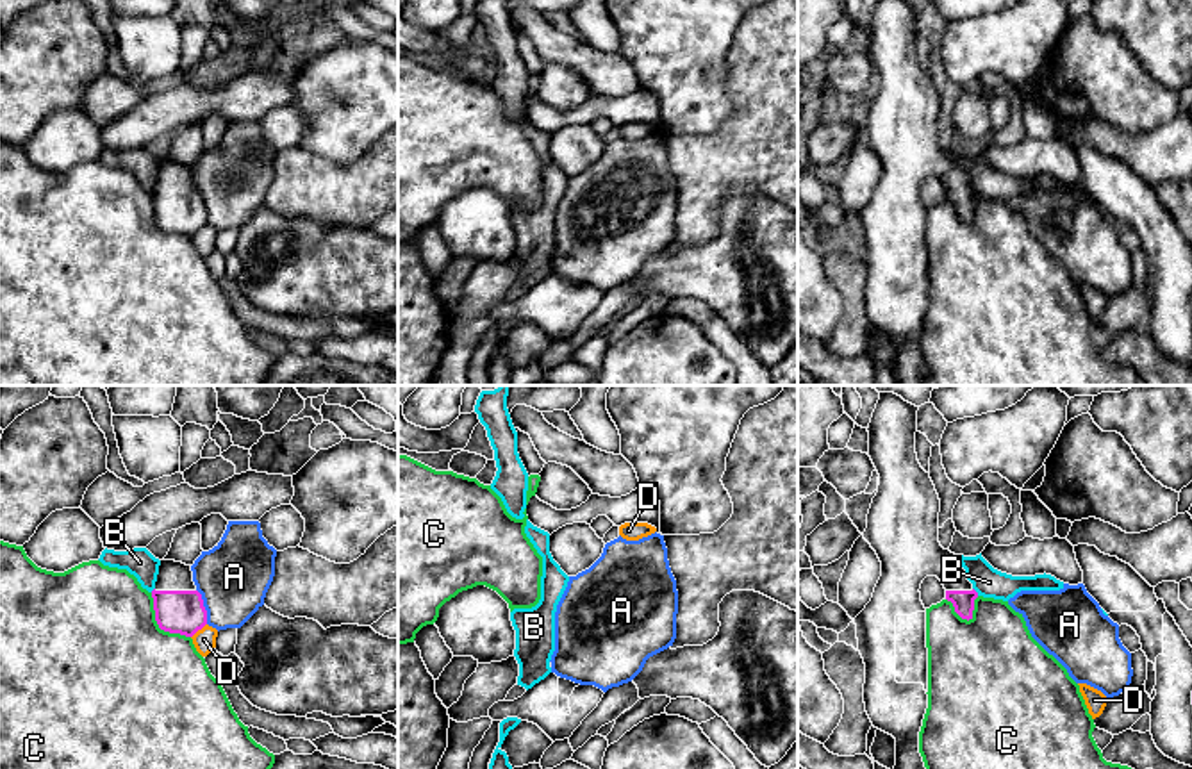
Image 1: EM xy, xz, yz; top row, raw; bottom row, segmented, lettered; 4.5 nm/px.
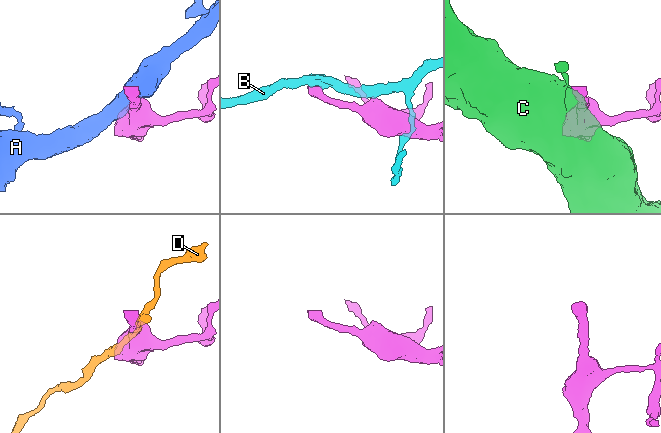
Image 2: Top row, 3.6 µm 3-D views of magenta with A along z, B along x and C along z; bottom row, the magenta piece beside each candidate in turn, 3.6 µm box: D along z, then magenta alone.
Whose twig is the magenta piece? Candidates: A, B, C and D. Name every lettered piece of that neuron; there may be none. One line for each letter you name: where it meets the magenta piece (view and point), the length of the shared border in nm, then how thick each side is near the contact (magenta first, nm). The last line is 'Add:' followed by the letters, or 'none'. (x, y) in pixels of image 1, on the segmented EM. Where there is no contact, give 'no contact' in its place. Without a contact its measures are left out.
Add: none

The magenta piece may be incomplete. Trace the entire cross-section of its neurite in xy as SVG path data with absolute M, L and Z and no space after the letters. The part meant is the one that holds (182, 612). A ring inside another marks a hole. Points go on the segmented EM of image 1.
M161 560L152 598L155 621L164 632L193 637L207 624L207 610L193 582L191 566Z

